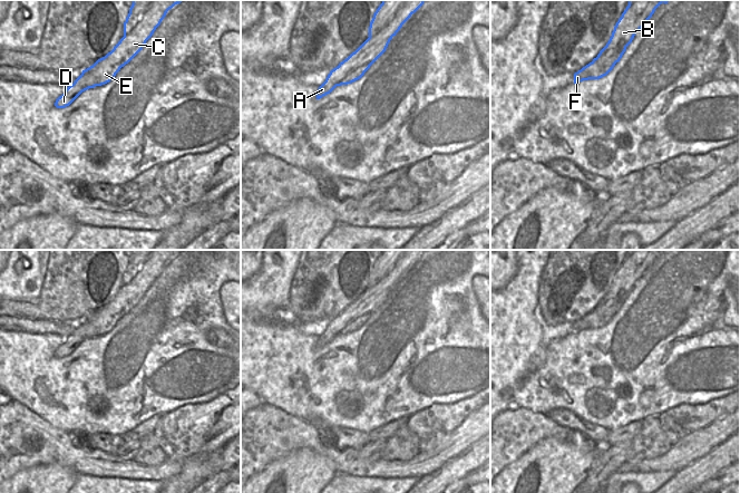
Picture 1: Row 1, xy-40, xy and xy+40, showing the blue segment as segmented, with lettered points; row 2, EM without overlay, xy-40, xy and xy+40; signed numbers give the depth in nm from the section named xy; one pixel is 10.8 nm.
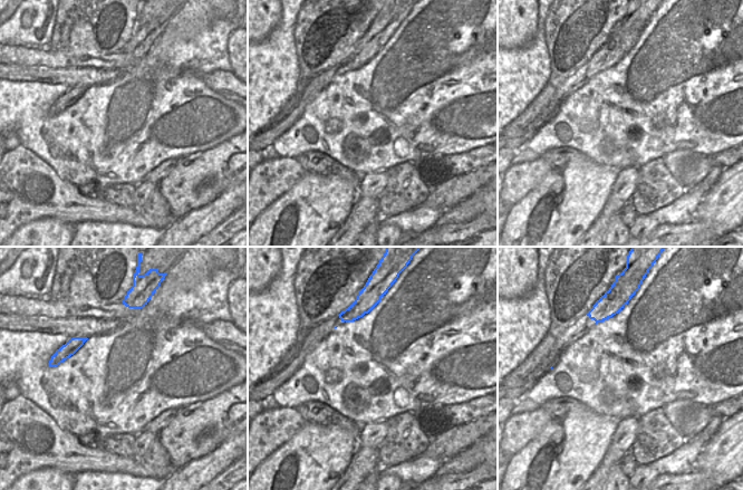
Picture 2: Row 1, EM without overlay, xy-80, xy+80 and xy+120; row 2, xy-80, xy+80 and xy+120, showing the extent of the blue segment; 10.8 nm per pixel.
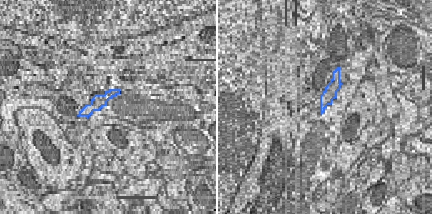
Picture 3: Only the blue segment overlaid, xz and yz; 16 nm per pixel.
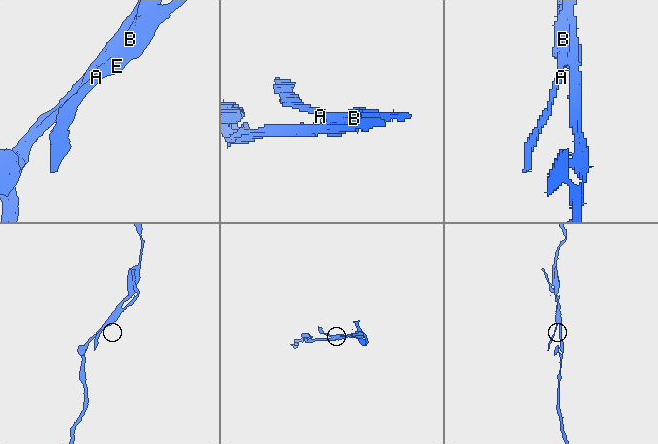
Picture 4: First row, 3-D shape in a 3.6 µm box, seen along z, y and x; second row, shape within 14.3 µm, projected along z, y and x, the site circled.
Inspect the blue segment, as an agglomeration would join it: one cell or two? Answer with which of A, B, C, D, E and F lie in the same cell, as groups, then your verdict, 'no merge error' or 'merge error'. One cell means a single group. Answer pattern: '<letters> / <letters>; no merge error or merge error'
A C D E F / B; merge error

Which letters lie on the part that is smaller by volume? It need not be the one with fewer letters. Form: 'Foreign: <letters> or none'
Foreign: A, C, D, E, F

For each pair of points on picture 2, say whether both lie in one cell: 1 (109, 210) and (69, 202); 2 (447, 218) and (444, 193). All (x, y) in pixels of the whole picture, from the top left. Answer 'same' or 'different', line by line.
1: same
2: different

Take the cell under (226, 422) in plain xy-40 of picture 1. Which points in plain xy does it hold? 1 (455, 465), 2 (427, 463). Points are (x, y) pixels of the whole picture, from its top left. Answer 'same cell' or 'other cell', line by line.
1: other cell
2: same cell

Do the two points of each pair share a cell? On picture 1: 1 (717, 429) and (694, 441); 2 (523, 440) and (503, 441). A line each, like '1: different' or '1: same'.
1: same
2: same

